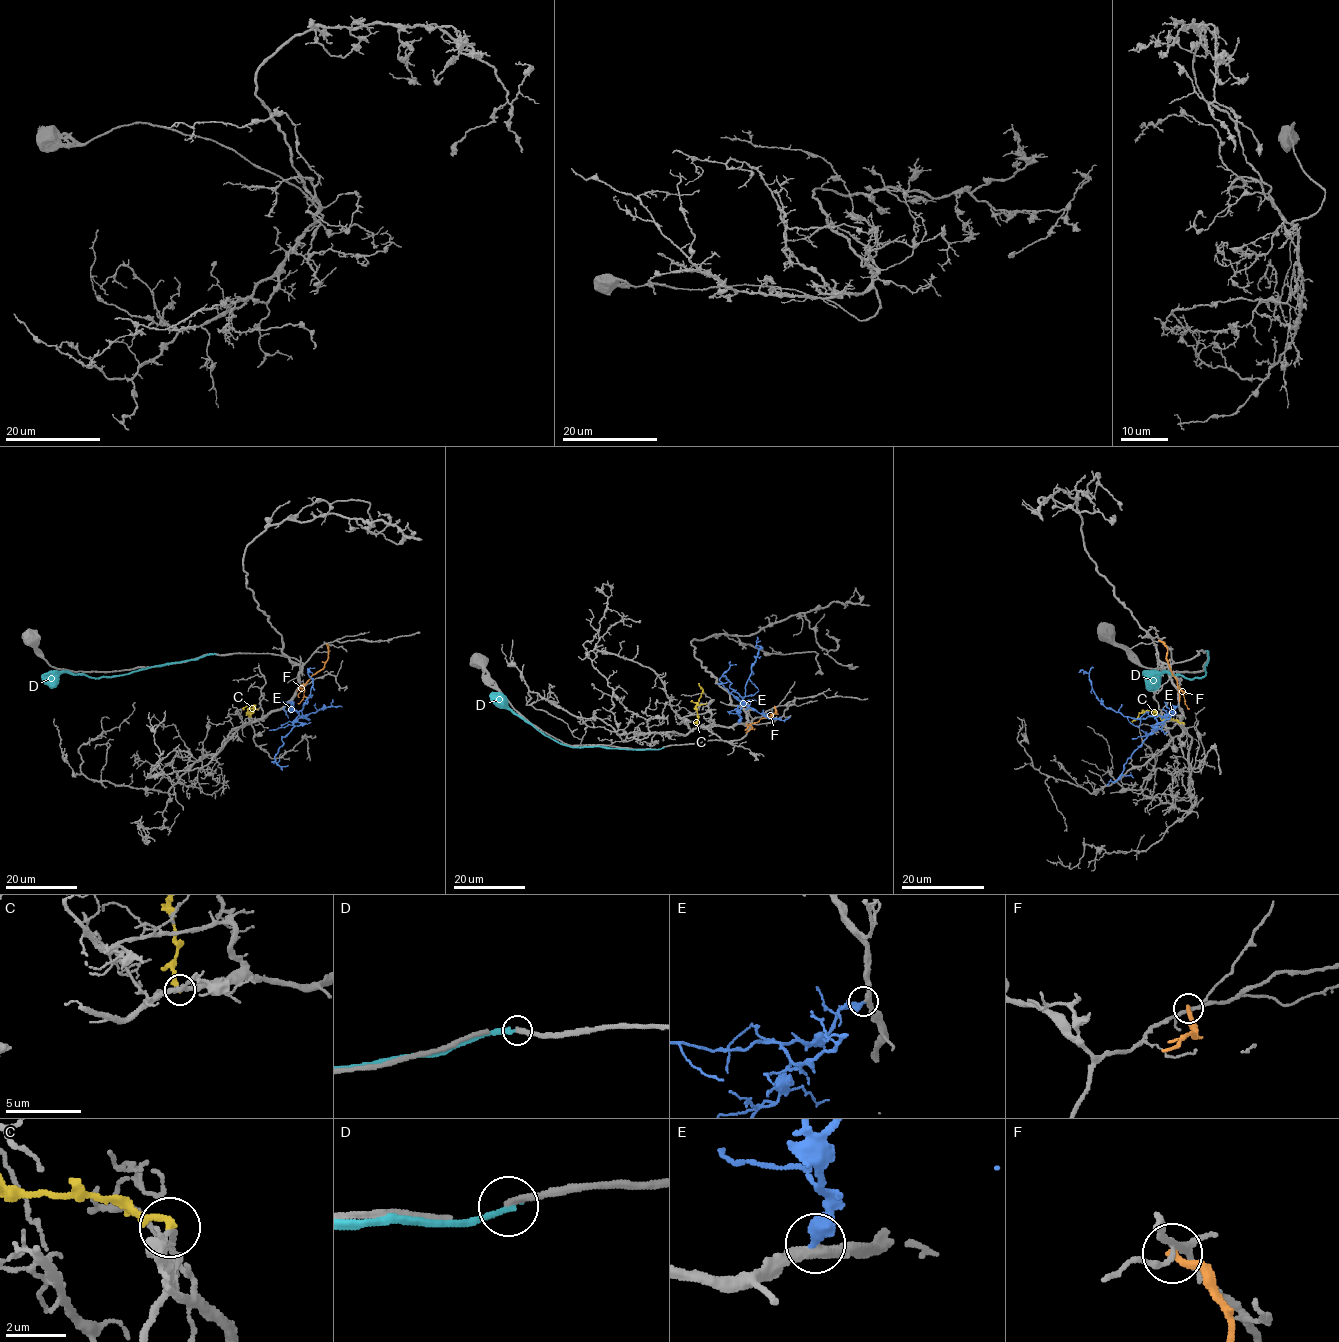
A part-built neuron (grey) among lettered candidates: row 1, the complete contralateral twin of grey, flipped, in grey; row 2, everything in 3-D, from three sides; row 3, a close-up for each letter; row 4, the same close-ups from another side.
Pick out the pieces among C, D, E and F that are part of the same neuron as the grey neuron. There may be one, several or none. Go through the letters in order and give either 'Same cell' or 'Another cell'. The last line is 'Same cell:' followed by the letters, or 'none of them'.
C: Another cell
D: Another cell
E: Same cell
F: Another cell
Same cell: E

